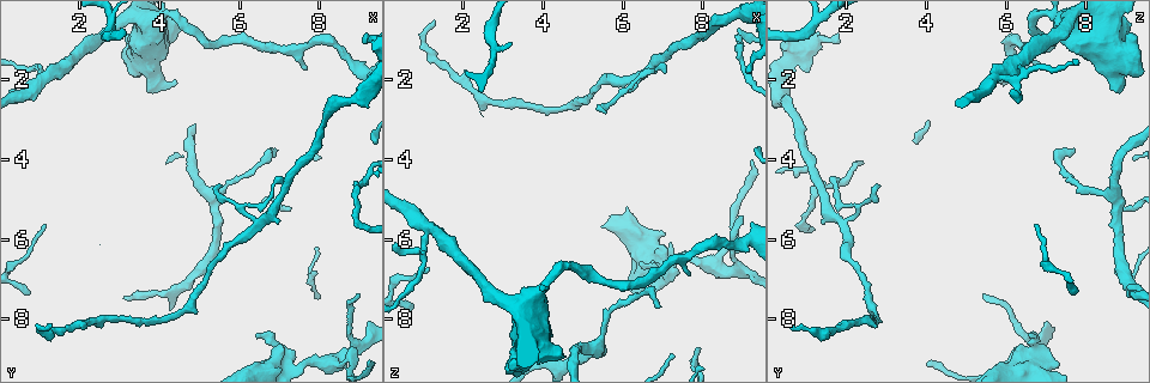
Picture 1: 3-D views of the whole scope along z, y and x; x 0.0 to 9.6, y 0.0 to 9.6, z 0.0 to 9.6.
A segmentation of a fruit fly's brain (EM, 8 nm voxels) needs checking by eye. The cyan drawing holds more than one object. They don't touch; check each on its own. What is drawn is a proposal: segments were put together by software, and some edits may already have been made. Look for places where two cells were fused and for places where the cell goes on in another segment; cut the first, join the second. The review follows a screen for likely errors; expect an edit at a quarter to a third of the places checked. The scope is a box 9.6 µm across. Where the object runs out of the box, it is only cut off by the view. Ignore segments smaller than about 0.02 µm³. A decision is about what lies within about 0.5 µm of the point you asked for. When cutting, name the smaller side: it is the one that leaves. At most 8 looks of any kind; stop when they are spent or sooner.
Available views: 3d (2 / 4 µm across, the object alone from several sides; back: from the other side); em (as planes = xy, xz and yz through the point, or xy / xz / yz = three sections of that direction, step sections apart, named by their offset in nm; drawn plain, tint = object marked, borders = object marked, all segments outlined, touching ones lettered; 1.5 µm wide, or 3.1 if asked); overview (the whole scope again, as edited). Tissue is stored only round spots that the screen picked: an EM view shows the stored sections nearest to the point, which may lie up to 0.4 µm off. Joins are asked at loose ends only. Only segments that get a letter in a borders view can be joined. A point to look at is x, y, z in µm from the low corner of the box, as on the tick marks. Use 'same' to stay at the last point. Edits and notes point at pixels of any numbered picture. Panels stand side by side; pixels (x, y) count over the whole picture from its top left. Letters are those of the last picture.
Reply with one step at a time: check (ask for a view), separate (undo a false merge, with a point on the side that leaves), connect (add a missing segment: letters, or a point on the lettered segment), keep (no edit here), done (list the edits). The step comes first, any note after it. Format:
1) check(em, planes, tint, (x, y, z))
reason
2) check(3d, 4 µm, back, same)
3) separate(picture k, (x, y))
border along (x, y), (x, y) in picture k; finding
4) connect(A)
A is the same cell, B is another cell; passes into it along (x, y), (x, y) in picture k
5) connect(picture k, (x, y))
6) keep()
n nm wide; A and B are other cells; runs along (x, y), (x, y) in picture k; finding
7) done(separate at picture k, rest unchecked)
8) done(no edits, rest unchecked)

check(em, yz, step 4, borders, (6.85, 3.70, 7.70))
long arm stops here

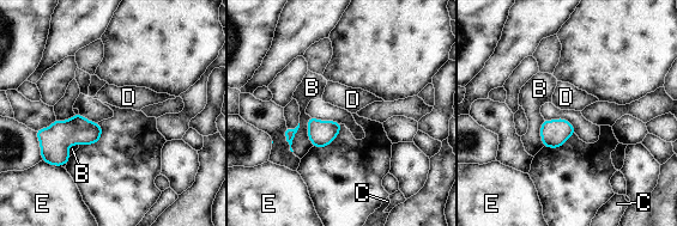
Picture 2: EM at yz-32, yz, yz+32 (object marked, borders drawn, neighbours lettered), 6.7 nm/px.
check(em, xy, step 4, borders, same)
another direction

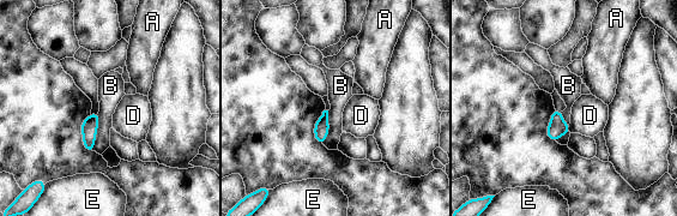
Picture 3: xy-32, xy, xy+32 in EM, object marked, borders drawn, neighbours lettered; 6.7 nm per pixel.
keep()
A, B, D and E are other cells; border along (568, 126), (572, 132) in picture 3; none of them fits

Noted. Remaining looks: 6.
check(em, xz, step 4, borders, (7.05, 8.65, 6.50))
free end

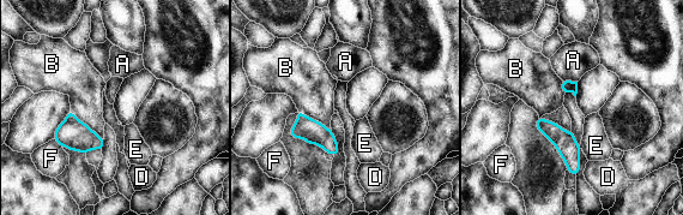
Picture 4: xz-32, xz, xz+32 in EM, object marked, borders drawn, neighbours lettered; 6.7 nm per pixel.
check(em, planes, borders, same)

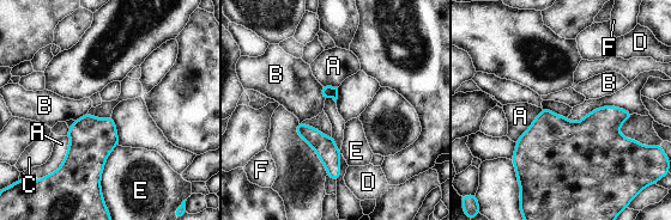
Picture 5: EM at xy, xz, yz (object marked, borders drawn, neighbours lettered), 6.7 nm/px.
keep()
E touches over 340 nm; A, B, C, D, E and F are other cells; no lettered segment goes on from it

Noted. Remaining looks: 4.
check(em, yz, step 8, borders, (9.05, 7.40, 5.40))
thin end

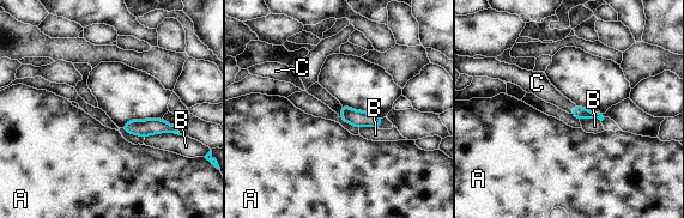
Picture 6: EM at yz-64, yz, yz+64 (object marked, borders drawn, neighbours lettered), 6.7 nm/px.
check(em, planes, borders, same)

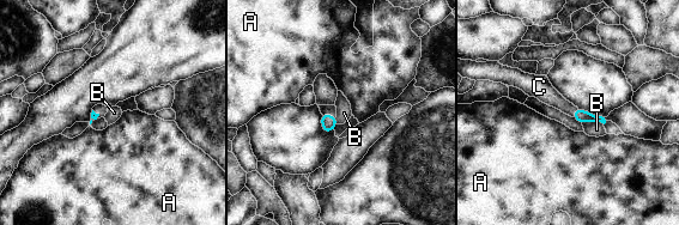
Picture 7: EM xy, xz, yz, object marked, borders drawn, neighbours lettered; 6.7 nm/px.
connect(C)
B touches over 150 nm; C is the same cell, A and B are other cells; it goes on there

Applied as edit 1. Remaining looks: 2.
done(connect at picture 7, rest unchecked)

